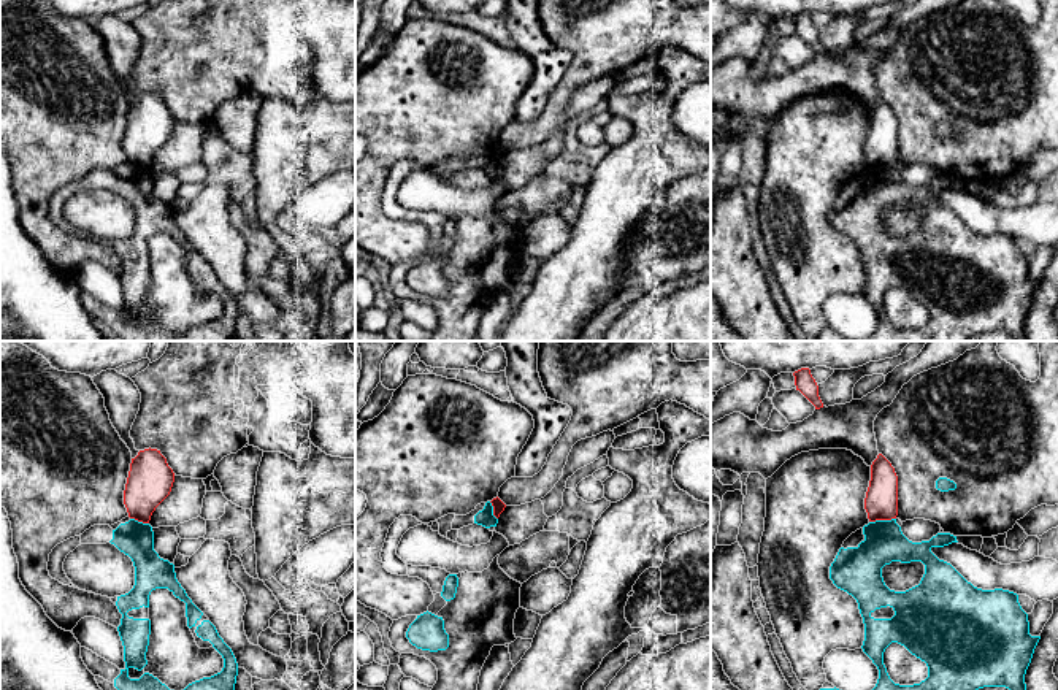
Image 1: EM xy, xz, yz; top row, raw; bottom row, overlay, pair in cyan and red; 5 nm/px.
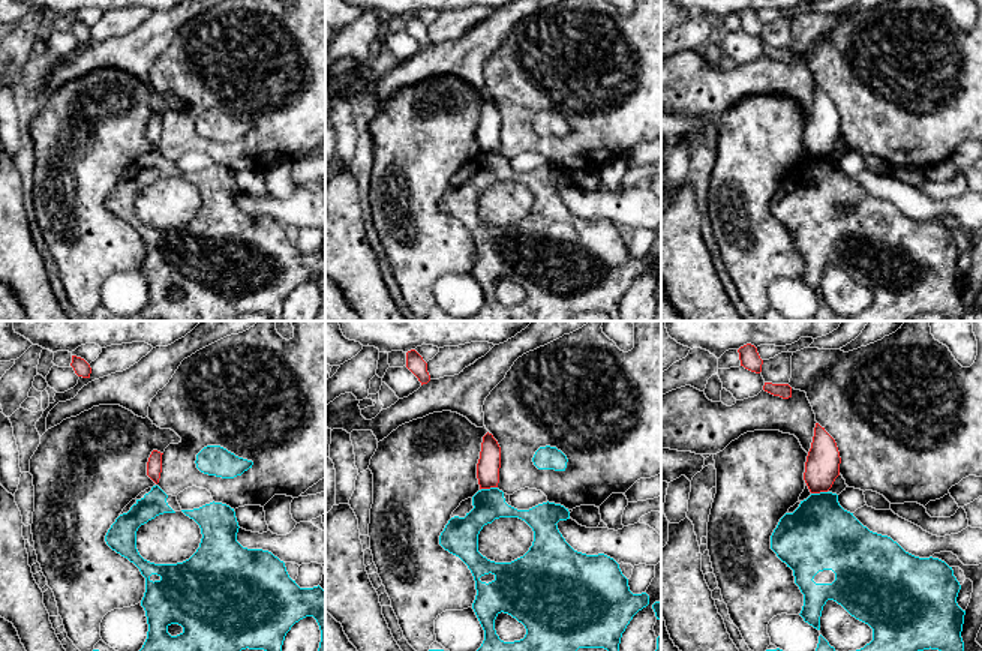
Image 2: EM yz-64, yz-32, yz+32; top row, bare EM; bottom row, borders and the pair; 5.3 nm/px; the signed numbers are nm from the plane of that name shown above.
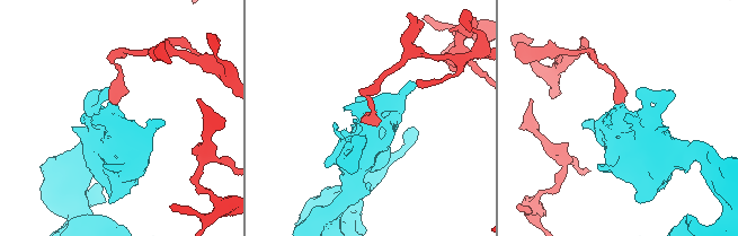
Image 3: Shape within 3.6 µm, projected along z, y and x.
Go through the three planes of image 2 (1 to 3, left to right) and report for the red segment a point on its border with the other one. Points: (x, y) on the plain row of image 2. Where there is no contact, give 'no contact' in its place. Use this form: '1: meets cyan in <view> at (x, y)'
1: no contact
2: meets cyan in yz-32 at (490, 152)
3: meets cyan in yz+32 at (820, 156)

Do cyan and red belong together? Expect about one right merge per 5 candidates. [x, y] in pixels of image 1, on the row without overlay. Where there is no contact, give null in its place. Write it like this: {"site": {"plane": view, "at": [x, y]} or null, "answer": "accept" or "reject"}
{"site": {"plane": "yz", "at": [882, 165]}, "answer": "reject"}

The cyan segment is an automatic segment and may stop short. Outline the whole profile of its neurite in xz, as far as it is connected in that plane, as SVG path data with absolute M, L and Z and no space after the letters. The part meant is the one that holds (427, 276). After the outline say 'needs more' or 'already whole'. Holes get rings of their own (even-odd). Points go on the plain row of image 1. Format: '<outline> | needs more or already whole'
M424 257L409 270L406 282L422 295L438 297L449 292L449 279L444 274L443 262Z | already whole

